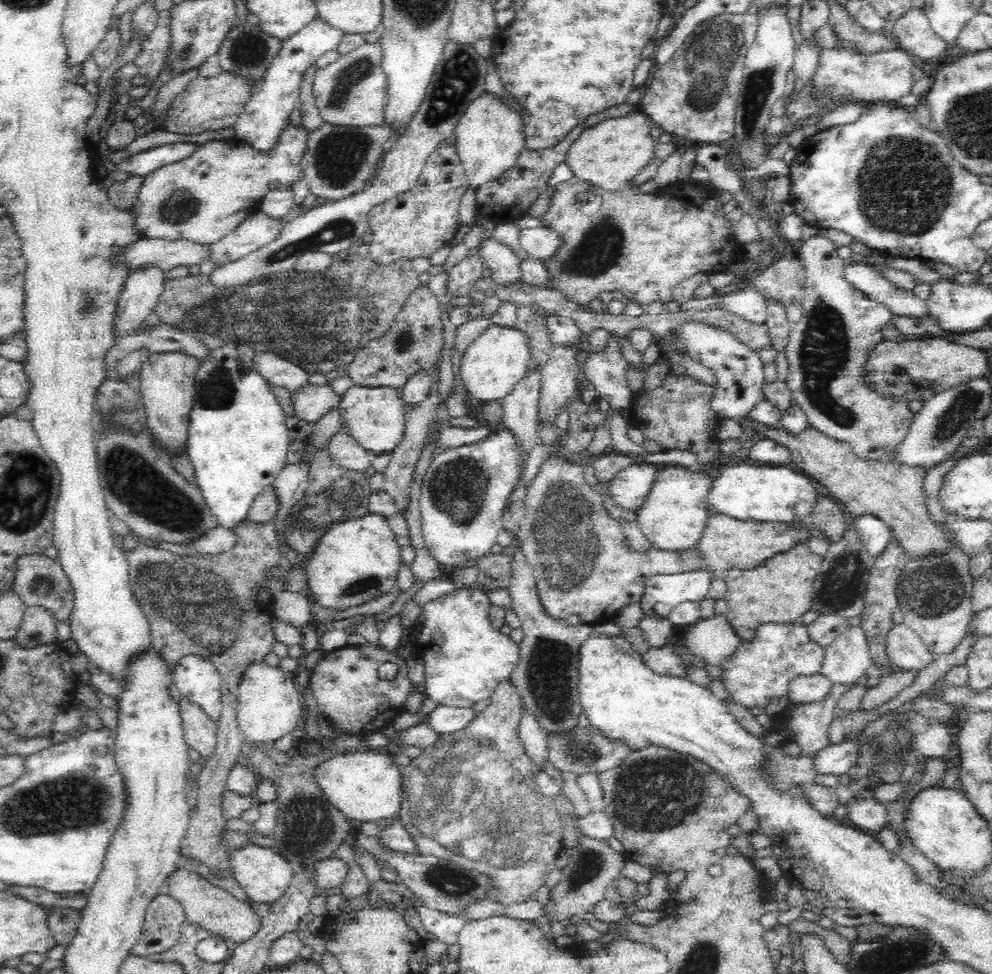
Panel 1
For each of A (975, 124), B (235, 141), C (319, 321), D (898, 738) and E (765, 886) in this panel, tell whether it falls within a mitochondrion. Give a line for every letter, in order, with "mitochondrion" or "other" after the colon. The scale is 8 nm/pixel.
A: mitochondrion
B: other
C: mitochondrion
D: mitochondrion
E: other

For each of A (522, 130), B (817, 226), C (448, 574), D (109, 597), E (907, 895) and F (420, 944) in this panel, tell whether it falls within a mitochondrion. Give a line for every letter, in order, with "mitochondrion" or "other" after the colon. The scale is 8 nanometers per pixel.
A: other
B: other
C: other
D: other
E: other
F: other

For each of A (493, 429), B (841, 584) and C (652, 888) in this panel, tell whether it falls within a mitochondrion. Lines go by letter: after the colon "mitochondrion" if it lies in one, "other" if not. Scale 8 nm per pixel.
A: other
B: mitochondrion
C: other

